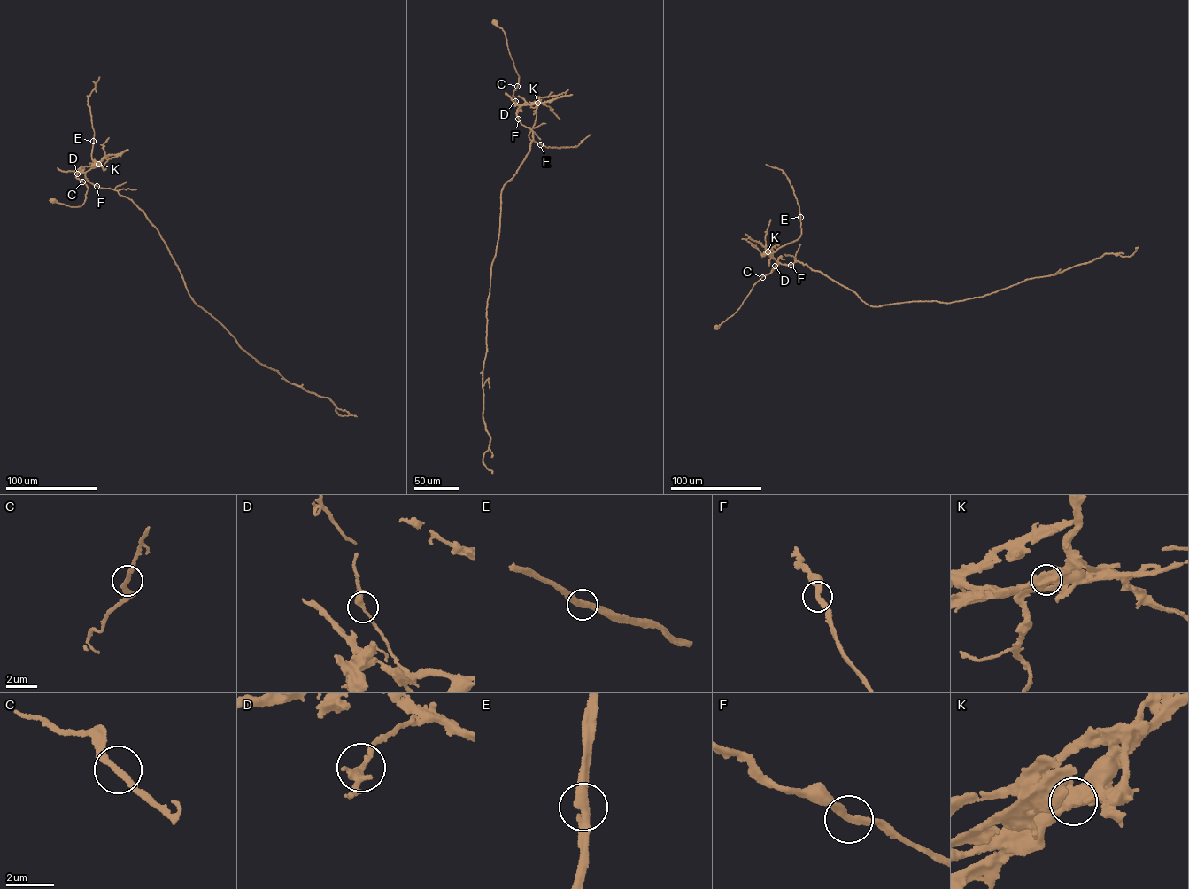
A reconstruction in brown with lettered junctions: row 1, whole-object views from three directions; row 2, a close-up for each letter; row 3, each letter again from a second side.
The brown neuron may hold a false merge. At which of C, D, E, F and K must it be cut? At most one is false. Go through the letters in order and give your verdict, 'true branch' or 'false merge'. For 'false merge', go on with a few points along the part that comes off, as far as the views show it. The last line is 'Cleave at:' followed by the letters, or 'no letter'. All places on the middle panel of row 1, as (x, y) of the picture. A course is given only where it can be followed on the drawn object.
C: true branch
D: true branch
E: true branch
F: true branch
K: false merge; foreign part runs (537, 103), (535, 120), (528, 135), (532, 141), (547, 148), (573, 147), (590, 135)
Cleave at: K

